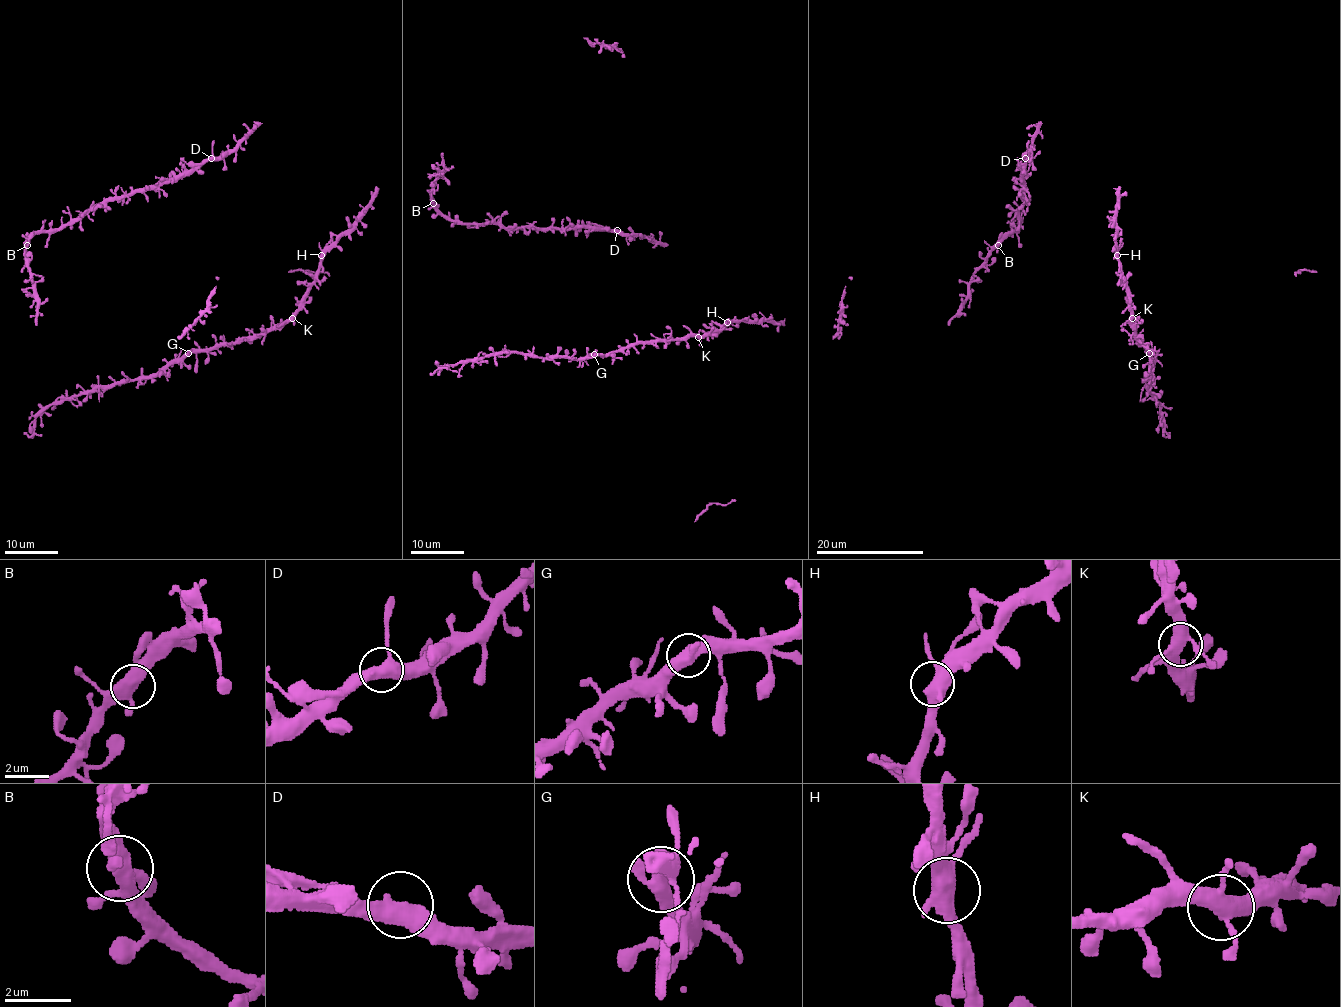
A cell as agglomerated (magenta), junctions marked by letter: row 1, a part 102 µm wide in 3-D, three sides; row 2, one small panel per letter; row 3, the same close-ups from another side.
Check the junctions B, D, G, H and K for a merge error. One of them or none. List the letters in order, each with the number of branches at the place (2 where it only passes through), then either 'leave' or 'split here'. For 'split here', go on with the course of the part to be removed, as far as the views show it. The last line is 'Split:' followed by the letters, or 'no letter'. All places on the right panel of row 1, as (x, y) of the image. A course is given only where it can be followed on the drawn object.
B: branches 3; leave
D: branches 3; leave
G: branches 3; leave
H: branches 3; leave
K: branches 4; leave
Split: no letter

